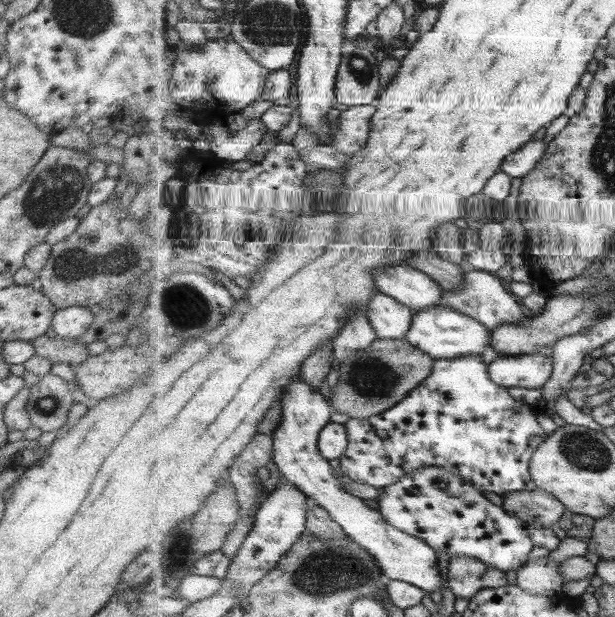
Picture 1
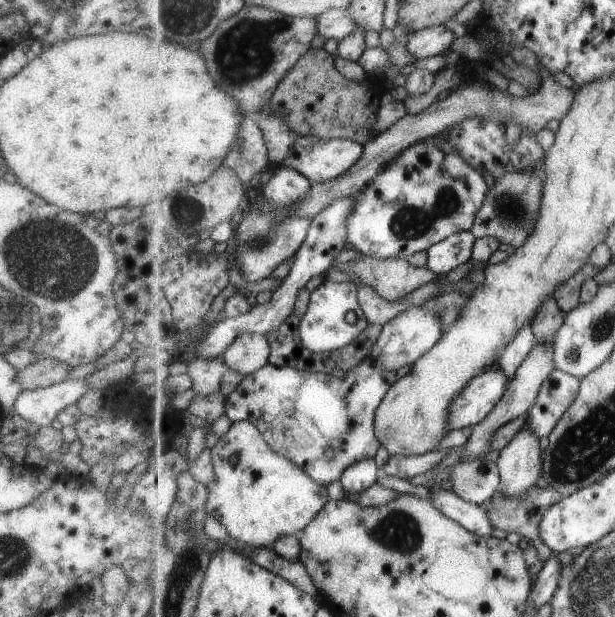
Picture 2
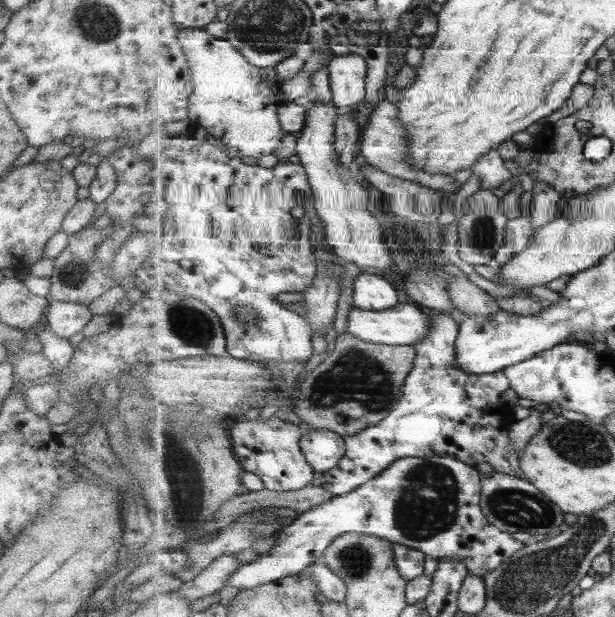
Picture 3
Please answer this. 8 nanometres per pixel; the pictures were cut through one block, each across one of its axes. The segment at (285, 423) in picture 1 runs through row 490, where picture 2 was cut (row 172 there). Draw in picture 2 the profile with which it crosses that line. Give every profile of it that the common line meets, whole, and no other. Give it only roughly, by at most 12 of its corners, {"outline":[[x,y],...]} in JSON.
{"outline":[[298,135],[281,165],[314,184],[343,175],[364,155],[351,139]]}

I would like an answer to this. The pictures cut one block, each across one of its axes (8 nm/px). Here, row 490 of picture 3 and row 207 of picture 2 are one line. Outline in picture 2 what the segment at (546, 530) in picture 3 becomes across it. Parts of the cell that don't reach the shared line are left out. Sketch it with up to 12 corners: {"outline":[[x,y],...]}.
{"outline":[[546,162],[502,176],[470,230],[516,251],[534,234]]}

